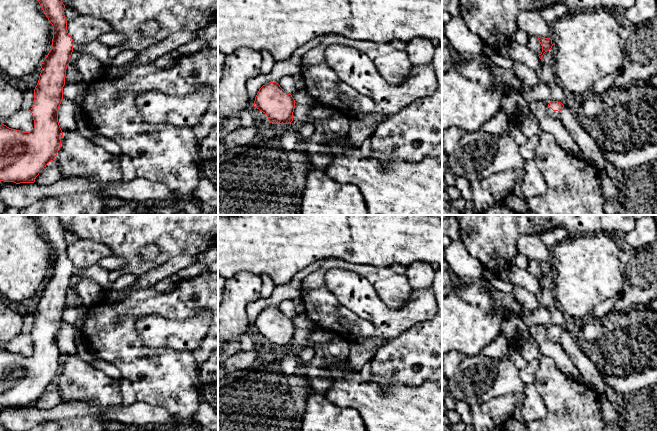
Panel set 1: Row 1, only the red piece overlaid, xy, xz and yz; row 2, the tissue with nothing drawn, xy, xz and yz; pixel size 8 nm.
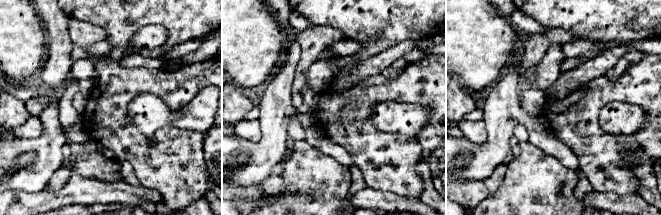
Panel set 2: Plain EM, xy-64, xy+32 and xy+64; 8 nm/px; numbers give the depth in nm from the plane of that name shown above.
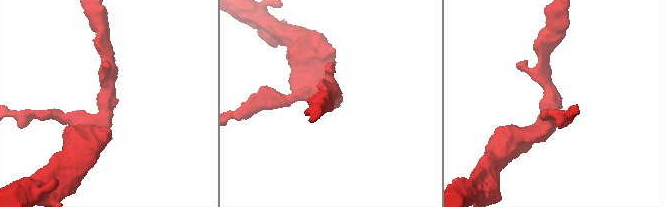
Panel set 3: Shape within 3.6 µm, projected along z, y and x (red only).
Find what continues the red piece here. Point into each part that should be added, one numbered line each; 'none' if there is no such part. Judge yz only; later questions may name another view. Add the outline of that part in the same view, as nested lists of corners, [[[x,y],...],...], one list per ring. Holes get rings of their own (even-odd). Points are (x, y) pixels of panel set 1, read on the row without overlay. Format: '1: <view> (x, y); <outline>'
1: yz (554, 338); [[[547,332],[548,338],[550,341],[554,343],[560,343],[560,336],[558,335],[553,335],[551,332]]]

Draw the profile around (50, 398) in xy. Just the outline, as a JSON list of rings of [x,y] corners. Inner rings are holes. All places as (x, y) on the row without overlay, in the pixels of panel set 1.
[[[50,385],[35,403],[35,407],[43,410],[48,410],[61,402],[61,397],[57,387]]]

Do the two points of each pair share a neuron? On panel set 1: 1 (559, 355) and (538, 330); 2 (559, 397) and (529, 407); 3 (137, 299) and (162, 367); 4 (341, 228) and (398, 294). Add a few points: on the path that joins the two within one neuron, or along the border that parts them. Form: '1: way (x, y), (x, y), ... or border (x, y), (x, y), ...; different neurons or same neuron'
1: way (553, 350), (540, 336); same neuron
2: border (532, 384), (546, 410), (539, 420); different neurons
3: way (130, 317), (130, 338), (144, 352); same neuron
4: border (350, 262), (388, 267); different neurons

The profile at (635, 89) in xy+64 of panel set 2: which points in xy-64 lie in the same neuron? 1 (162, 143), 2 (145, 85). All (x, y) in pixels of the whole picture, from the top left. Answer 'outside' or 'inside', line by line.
1: inside
2: inside

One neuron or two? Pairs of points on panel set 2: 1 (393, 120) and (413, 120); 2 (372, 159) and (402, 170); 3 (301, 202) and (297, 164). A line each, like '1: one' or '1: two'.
1: one
2: one
3: one

